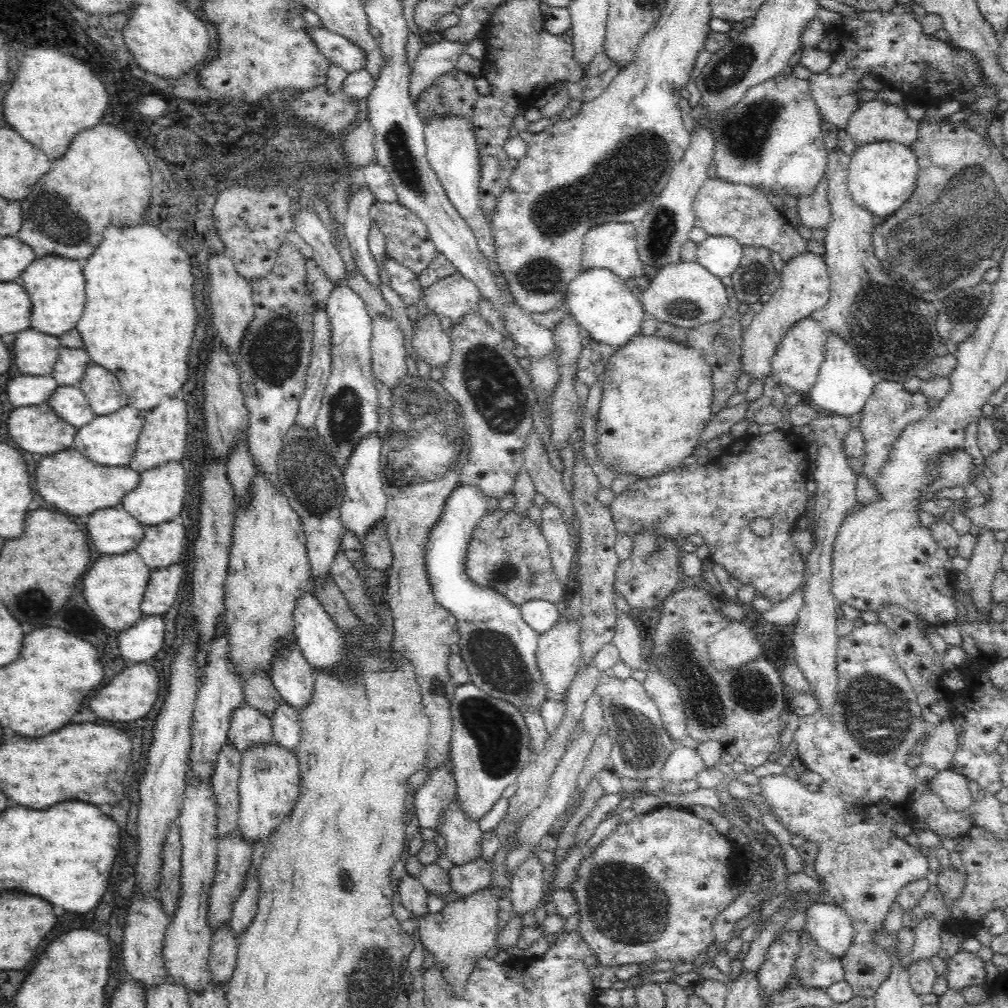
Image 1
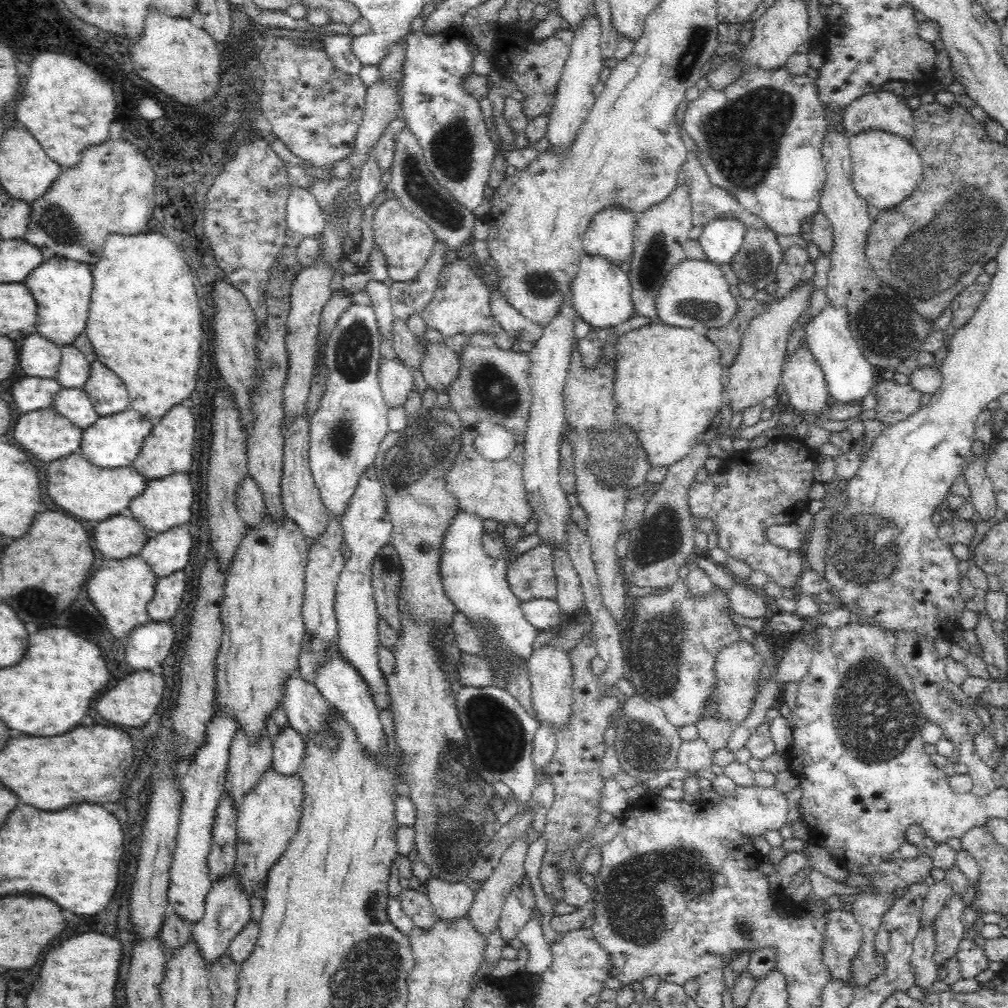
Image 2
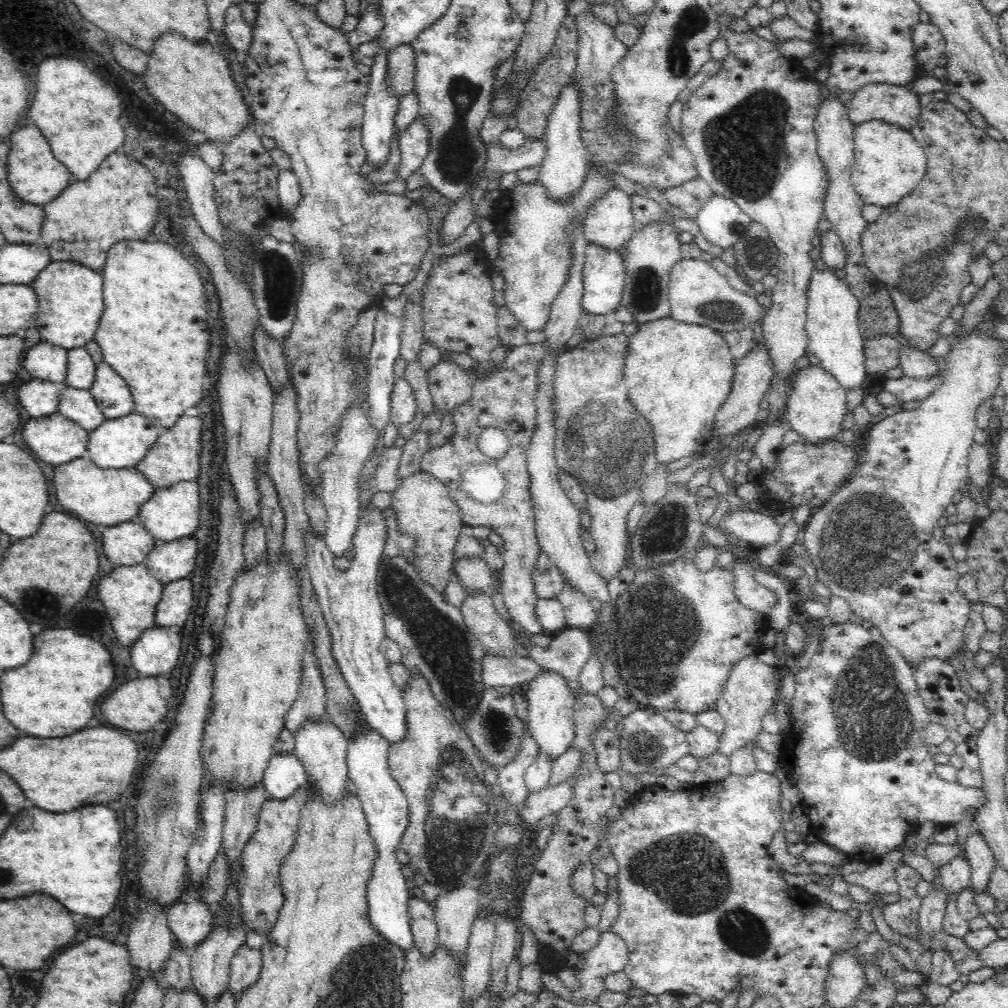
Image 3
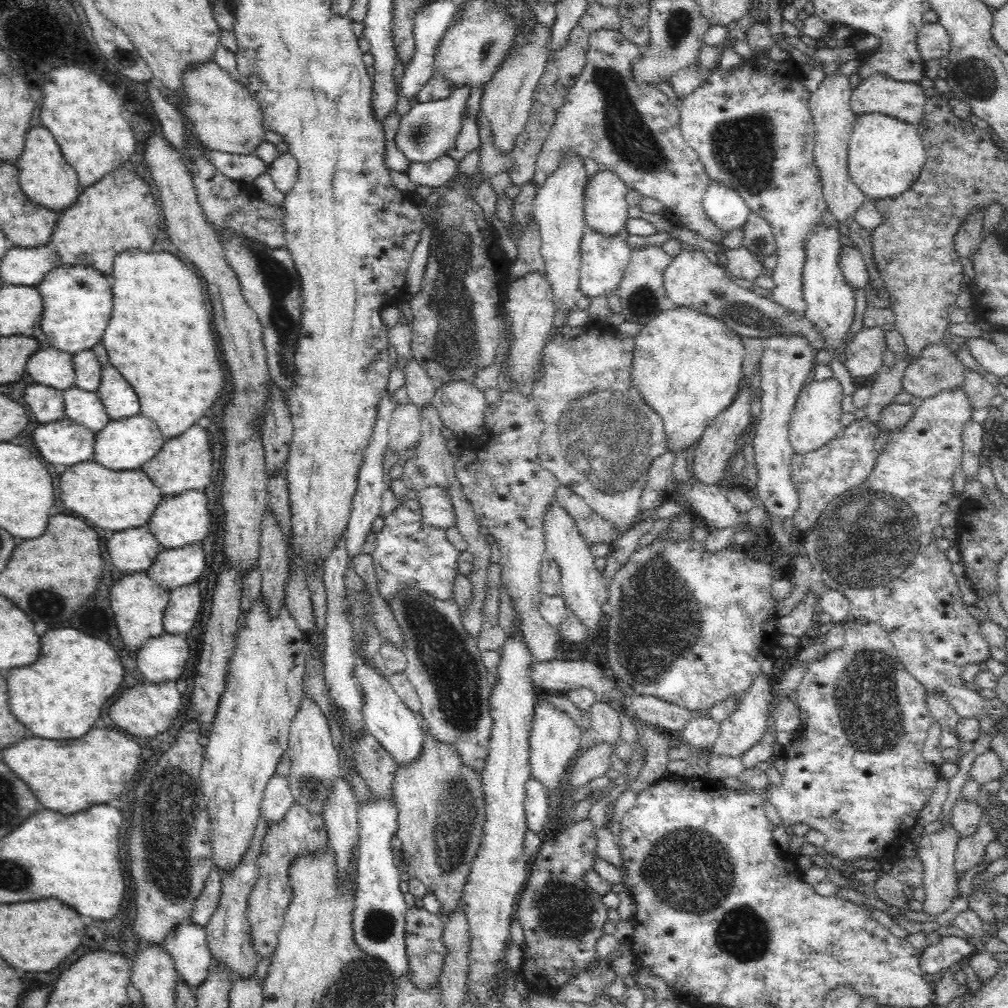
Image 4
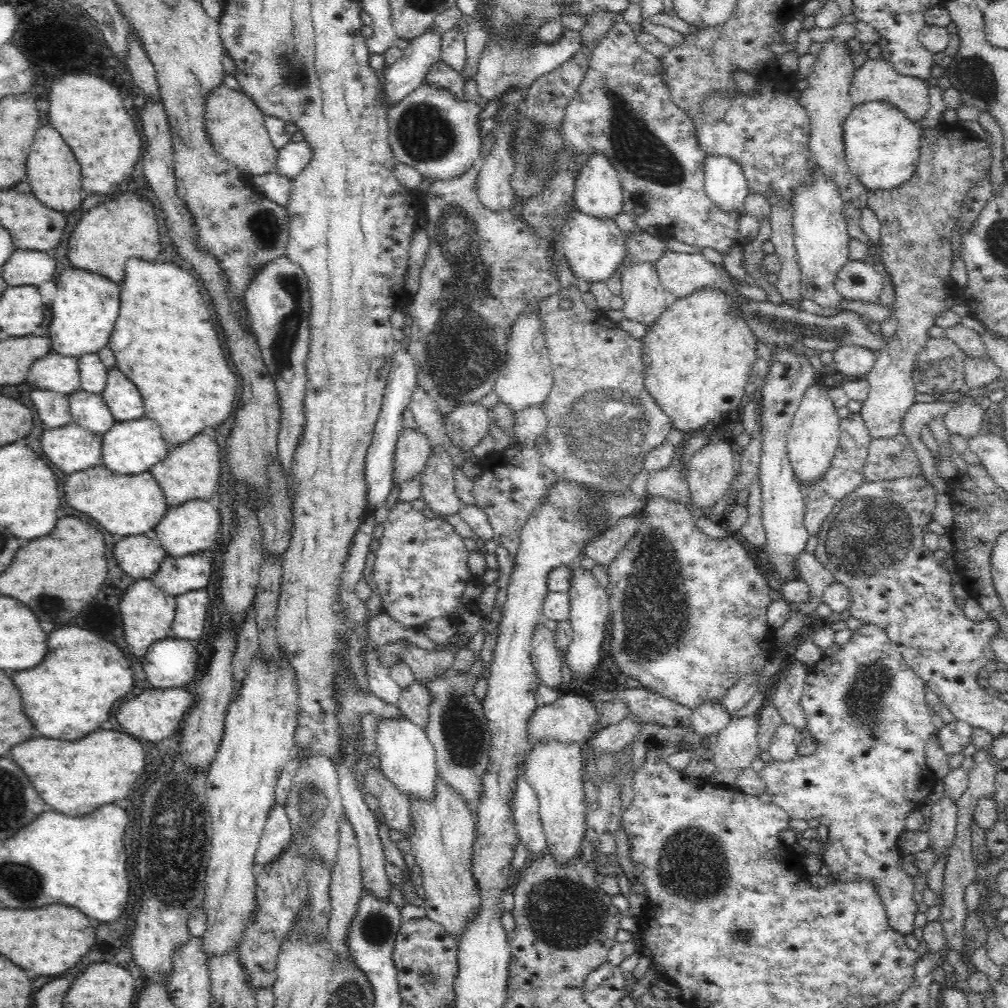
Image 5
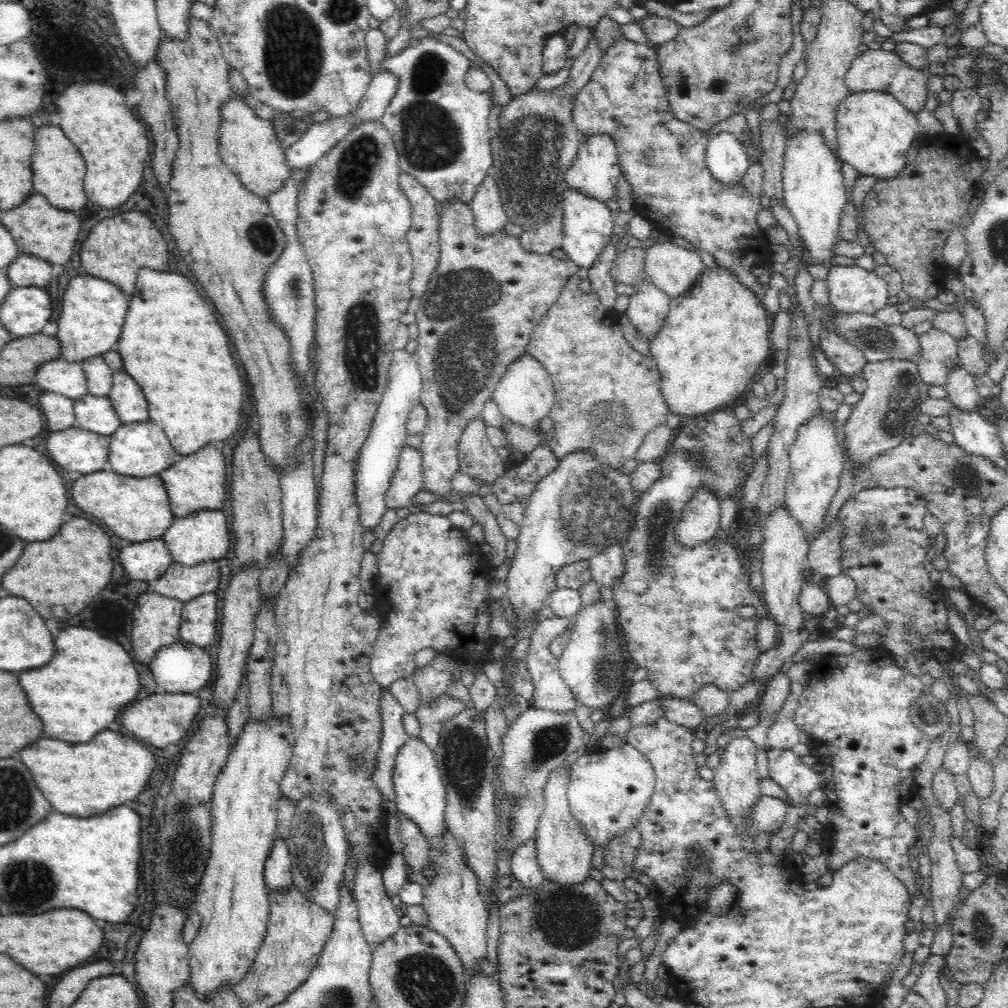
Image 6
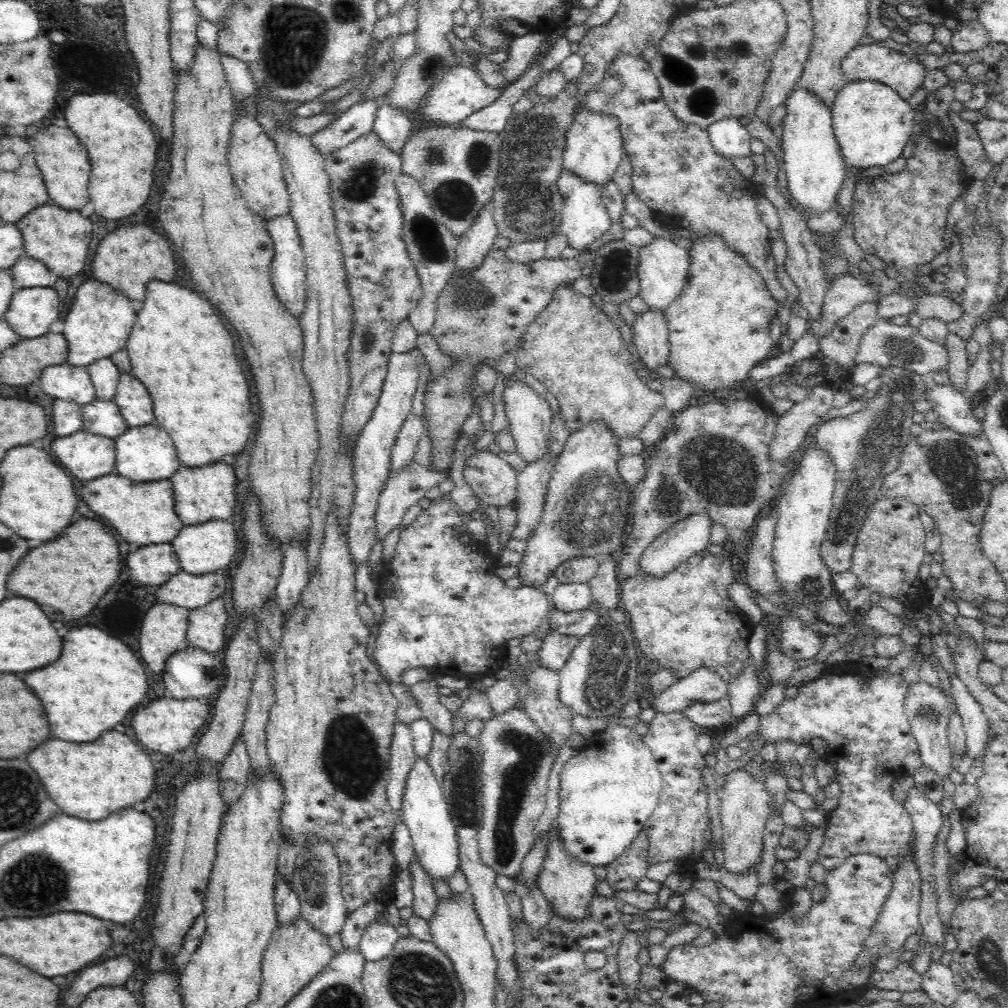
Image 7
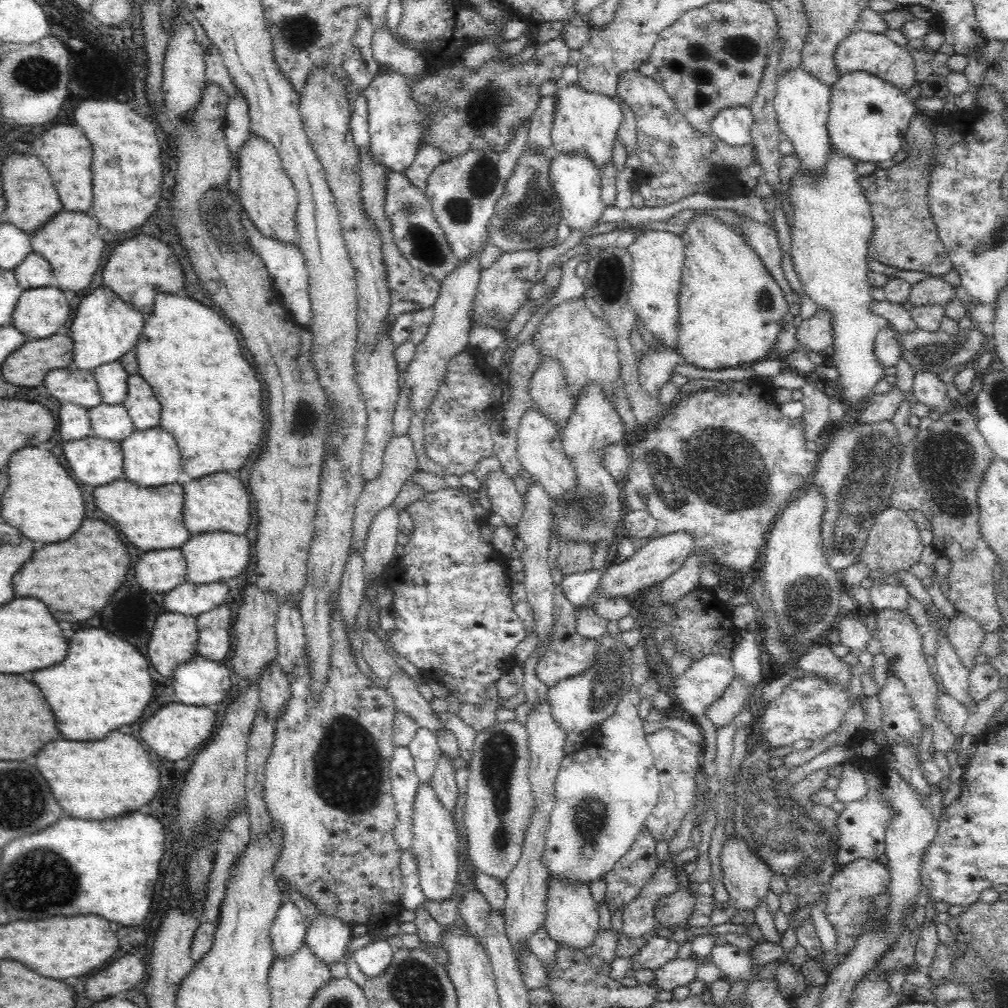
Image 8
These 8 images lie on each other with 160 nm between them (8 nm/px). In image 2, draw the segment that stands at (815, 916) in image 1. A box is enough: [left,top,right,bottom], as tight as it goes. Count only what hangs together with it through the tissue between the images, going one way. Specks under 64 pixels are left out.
[823,910,863,982]

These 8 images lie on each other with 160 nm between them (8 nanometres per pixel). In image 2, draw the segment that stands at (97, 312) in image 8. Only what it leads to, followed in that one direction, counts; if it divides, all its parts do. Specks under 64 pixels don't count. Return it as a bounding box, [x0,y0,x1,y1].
[23,257,92,346]

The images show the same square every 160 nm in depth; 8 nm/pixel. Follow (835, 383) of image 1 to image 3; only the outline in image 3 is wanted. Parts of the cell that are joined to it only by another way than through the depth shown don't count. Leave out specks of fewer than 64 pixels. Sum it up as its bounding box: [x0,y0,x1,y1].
[807,271,866,390]

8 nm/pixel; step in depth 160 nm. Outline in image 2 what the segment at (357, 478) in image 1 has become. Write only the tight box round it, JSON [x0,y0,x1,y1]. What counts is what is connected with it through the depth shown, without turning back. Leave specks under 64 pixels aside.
[334,464,392,708]

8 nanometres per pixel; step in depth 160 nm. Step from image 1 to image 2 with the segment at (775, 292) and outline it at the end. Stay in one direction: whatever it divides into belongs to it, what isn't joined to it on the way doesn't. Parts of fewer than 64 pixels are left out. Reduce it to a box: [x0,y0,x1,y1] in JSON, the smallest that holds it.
[725,280,814,412]

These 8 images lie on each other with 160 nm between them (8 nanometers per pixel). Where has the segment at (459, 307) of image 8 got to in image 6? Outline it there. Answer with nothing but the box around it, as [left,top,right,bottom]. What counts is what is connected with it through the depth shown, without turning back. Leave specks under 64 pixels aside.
[470,174,509,235]

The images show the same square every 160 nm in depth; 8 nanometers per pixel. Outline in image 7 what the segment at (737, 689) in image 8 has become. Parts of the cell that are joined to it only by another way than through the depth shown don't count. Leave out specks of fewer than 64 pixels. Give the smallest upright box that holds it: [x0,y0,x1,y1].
[683,697,731,730]

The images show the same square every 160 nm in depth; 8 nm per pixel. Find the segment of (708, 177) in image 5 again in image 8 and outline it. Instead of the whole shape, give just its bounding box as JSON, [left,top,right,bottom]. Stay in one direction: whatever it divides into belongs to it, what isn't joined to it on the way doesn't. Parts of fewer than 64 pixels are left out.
[711,105,753,146]

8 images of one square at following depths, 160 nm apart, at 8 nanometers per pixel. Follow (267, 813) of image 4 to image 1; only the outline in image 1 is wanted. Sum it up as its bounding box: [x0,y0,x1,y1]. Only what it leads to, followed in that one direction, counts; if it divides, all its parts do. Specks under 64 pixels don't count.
[271,699,301,752]

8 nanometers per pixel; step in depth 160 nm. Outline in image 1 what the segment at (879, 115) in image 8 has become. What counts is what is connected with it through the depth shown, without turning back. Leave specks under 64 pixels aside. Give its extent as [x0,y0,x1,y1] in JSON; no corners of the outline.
[847,141,919,220]

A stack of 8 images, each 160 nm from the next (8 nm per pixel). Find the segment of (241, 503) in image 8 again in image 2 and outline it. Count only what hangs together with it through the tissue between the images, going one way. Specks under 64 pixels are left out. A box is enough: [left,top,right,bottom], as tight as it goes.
[131,404,197,480]

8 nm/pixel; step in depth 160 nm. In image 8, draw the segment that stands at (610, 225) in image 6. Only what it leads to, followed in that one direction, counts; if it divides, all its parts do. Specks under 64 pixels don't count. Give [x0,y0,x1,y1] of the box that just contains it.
[549,153,606,236]

